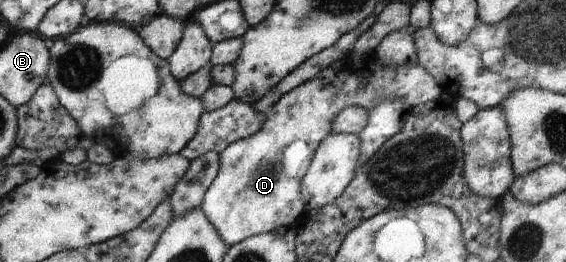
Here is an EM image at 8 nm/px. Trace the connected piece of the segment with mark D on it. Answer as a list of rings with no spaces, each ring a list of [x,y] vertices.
[[[353,51],[346,52],[313,80],[285,93],[266,111],[266,121],[260,131],[234,142],[218,155],[219,174],[207,189],[200,209],[227,246],[292,226],[305,212],[305,205],[301,200],[300,181],[283,172],[287,147],[297,147],[293,153],[305,153],[305,163],[311,164],[319,143],[331,134],[332,120],[339,111],[350,106],[367,110],[384,100],[398,98],[412,112],[413,107],[439,100],[442,93],[437,81],[418,63],[393,68],[379,64],[374,53],[355,56]]]

